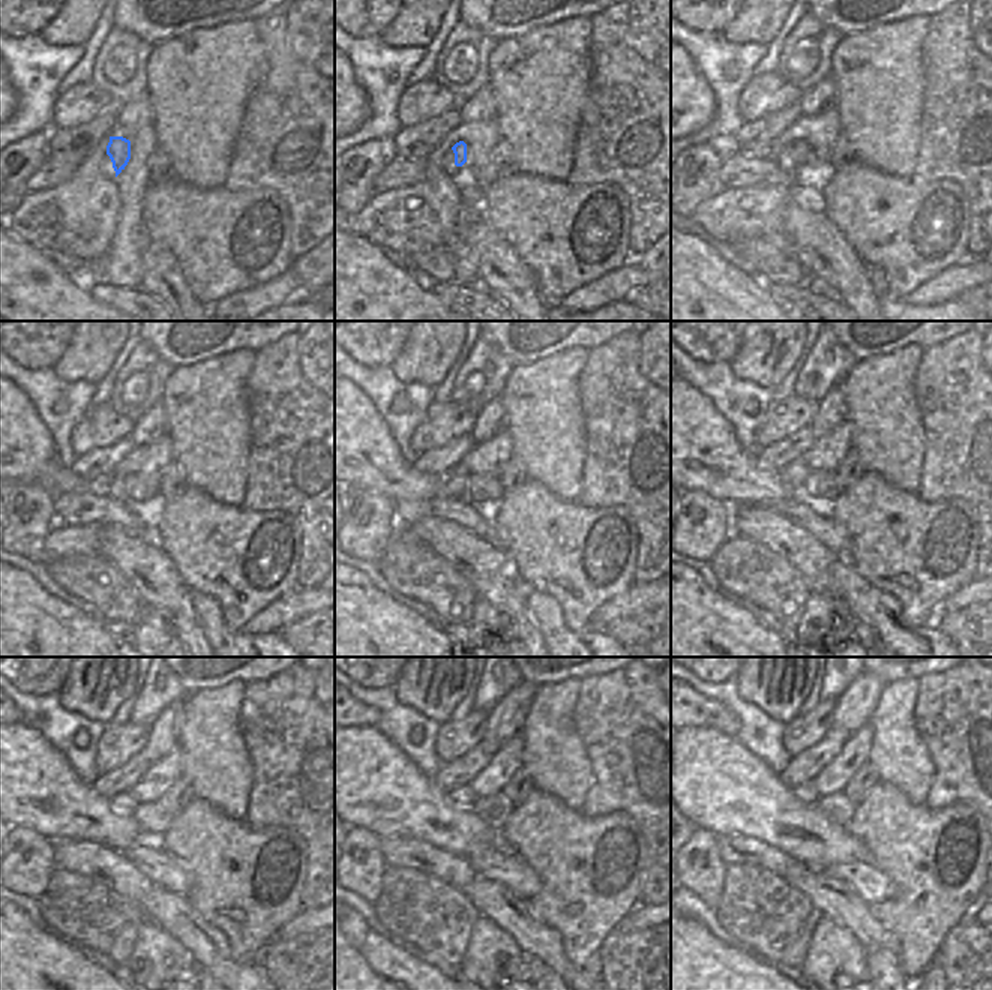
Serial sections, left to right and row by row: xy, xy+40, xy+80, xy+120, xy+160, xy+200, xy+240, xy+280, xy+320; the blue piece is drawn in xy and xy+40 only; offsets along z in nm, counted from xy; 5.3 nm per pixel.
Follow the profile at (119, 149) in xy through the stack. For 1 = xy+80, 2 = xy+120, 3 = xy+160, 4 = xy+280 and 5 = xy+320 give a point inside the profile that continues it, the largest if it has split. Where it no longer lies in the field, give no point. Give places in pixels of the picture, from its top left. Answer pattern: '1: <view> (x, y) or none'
1: xy+80 (800, 153)
2: xy+120 (137, 488)
3: xy+160 (479, 488)
4: xy+280 (494, 810)
5: xy+320 (836, 807)

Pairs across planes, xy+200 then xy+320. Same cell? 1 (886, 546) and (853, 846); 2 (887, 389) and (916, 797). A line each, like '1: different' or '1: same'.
1: different
2: same

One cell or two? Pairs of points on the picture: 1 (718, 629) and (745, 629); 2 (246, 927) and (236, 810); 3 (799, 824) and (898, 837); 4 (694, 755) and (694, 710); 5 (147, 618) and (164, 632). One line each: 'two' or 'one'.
1: one
2: two
3: two
4: two
5: one

